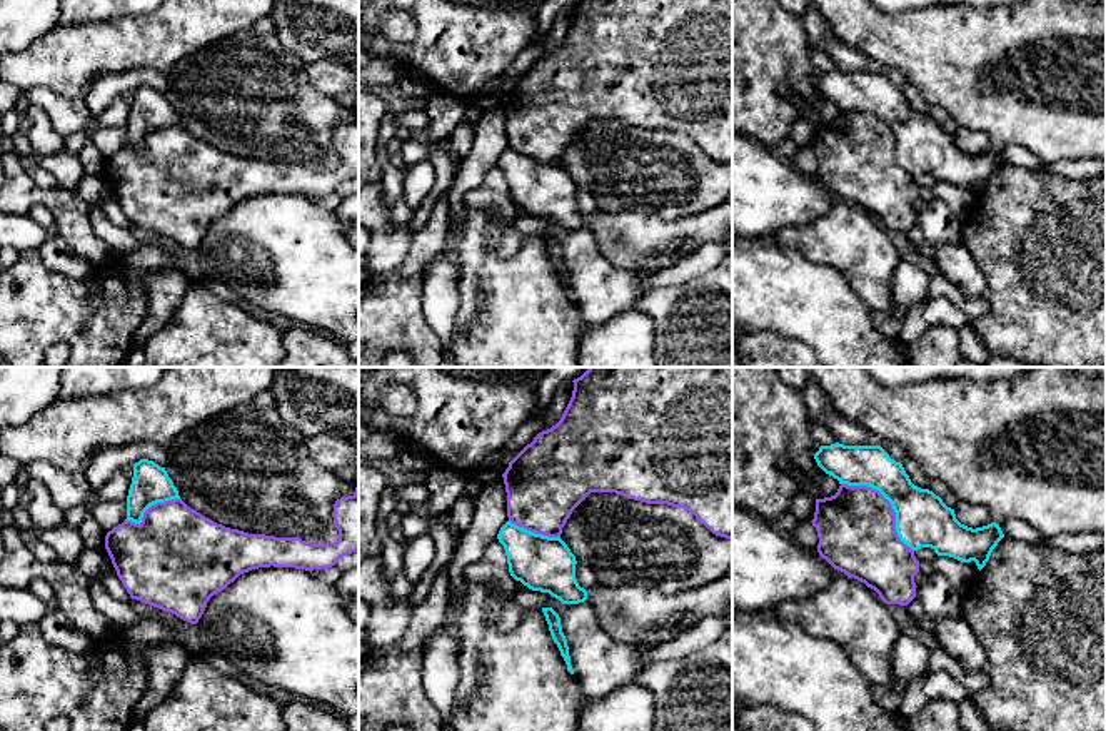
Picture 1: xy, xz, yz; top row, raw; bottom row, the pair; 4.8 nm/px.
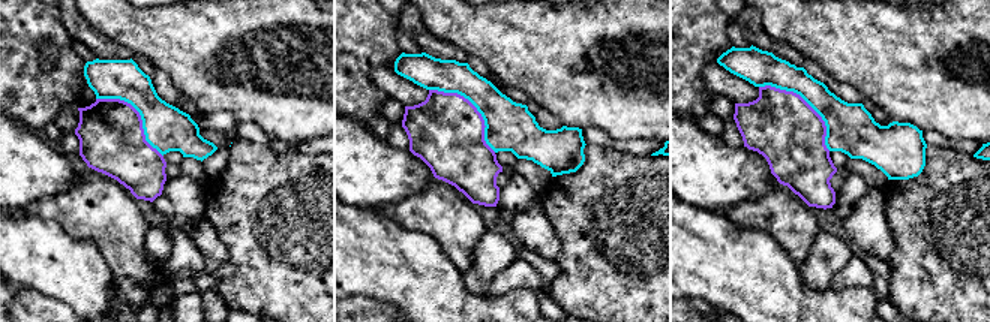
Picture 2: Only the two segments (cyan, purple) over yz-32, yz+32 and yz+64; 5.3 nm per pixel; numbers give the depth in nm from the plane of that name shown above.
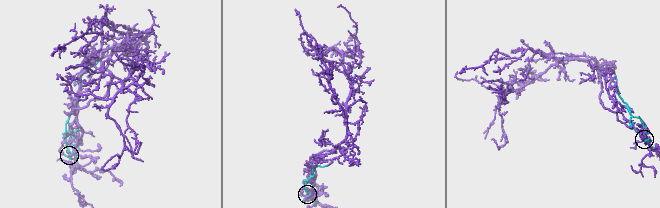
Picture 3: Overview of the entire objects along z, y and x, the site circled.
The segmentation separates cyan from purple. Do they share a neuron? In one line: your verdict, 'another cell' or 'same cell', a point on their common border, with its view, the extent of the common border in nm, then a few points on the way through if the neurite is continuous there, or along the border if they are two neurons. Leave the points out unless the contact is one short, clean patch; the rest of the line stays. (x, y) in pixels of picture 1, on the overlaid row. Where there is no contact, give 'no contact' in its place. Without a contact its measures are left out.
same cell; meets cyan in yz at (889, 501); contact 480 nm long

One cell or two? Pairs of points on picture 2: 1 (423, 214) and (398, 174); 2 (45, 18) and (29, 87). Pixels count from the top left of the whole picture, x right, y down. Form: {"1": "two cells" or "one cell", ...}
{"1": "two cells", "2": "one cell"}

